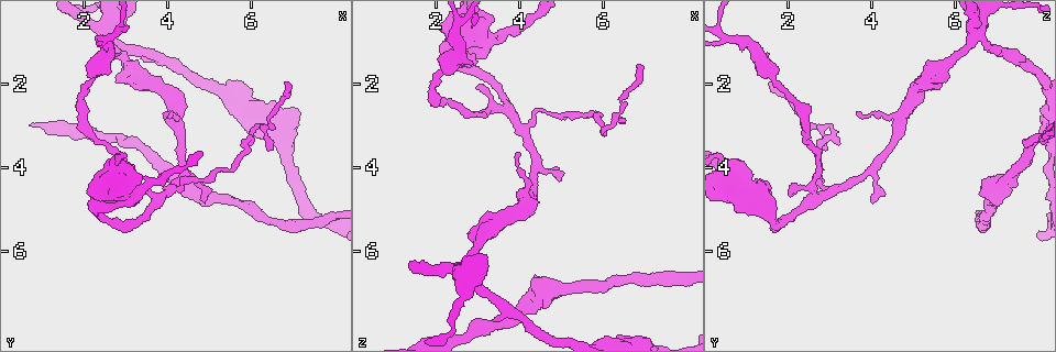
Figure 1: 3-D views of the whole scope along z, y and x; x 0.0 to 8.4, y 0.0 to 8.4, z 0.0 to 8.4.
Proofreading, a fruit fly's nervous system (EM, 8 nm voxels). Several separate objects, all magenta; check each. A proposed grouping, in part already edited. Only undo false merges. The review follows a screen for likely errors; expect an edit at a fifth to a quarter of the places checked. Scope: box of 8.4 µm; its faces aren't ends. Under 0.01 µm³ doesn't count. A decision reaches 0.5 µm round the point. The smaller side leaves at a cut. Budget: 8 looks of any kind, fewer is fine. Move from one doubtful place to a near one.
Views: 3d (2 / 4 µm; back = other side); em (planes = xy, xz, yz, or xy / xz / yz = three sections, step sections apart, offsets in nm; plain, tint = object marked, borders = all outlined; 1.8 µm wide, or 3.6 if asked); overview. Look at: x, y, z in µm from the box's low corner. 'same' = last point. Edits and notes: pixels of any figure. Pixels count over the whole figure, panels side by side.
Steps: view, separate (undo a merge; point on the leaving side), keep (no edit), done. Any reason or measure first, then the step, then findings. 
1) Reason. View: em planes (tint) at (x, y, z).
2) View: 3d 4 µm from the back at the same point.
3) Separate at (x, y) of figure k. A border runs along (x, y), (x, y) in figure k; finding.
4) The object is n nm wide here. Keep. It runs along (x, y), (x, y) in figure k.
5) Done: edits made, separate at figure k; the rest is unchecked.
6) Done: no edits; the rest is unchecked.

Arms part here. View: em planes (plain) at (4.30, 2.95, 4.70).

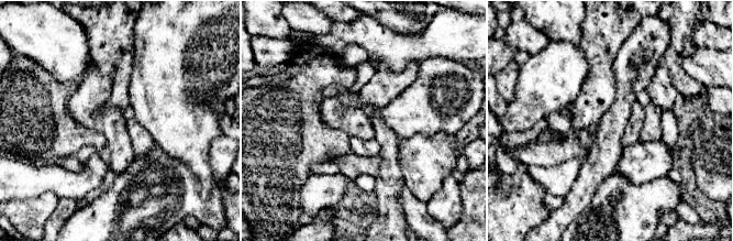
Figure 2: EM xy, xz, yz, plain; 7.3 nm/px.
Where the object lies. View: em planes (tint) at the same point.

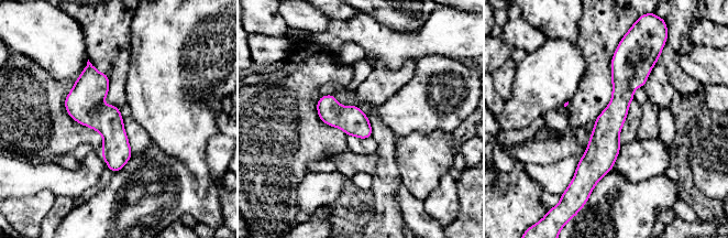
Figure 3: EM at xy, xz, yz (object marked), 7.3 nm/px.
Keep. All the same cell.

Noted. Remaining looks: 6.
Four-way junction. View: em planes (tint) at (2.55, 0.85, 6.55).

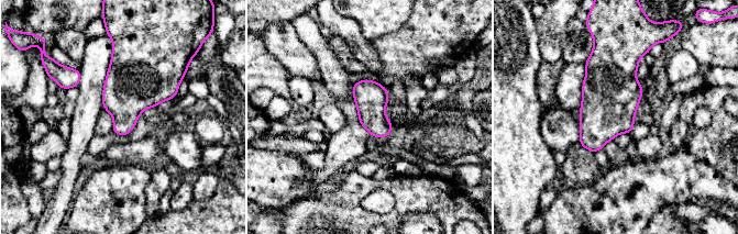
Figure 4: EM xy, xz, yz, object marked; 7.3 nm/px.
Keep. All the same cell.

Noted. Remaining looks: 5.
View: 3d 2 µm at (2.50, 1.00, 0.65).

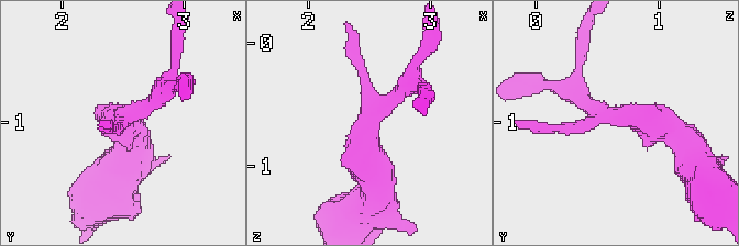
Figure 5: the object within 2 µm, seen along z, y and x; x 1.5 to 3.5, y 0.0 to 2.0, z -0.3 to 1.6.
View: em 3.6 µm planes (plain) at (2.46, 0.94, 0.66).

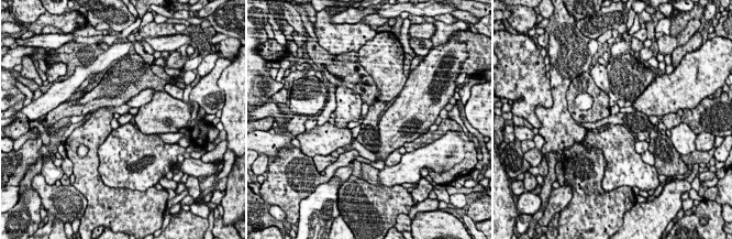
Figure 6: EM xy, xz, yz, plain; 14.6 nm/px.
View: em 3.6 µm planes (tint) at the same point.

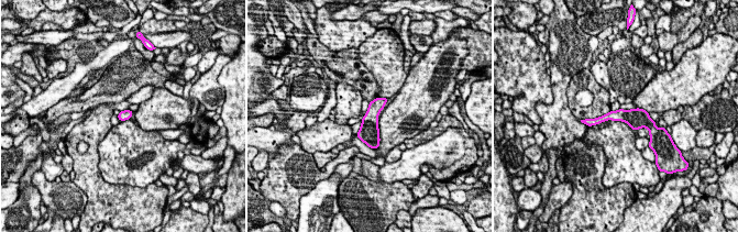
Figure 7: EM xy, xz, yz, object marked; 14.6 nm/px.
Keep. All the same cell.

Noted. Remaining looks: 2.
Done: no edits; the rest is unchecked.

